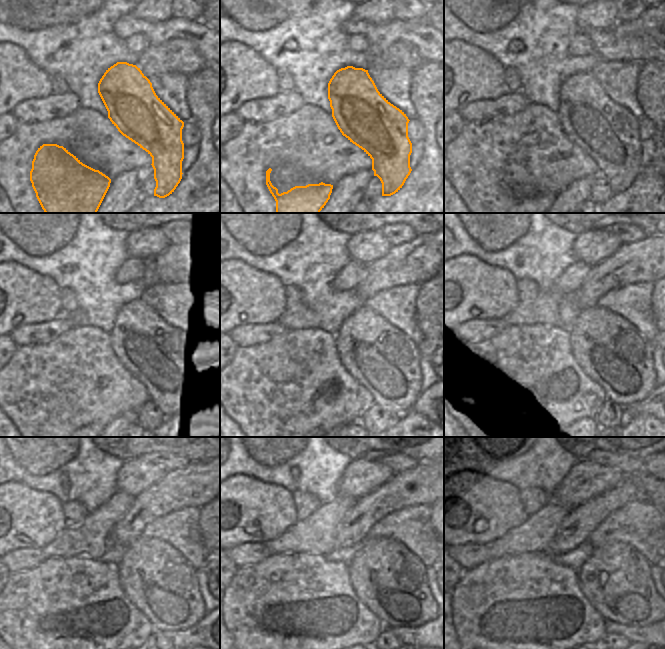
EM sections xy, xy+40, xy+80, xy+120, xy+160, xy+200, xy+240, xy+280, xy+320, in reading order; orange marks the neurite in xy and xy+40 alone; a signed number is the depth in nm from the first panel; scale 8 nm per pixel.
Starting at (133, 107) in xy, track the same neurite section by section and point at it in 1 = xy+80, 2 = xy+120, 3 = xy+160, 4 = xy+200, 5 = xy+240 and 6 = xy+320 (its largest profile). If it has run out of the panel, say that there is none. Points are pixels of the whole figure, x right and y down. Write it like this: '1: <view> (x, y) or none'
1: xy+80 (607, 132)
2: xy+120 (159, 357)
3: xy+160 (381, 357)
4: xy+200 (610, 353)
5: xy+240 (155, 577)
6: xy+320 (615, 580)

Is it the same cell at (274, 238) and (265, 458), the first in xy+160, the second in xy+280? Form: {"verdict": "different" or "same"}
{"verdict": "same"}

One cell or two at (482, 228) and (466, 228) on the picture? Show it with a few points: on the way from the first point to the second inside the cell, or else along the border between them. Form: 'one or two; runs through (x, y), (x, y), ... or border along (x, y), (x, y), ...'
one; runs through (478, 228), (470, 228)

